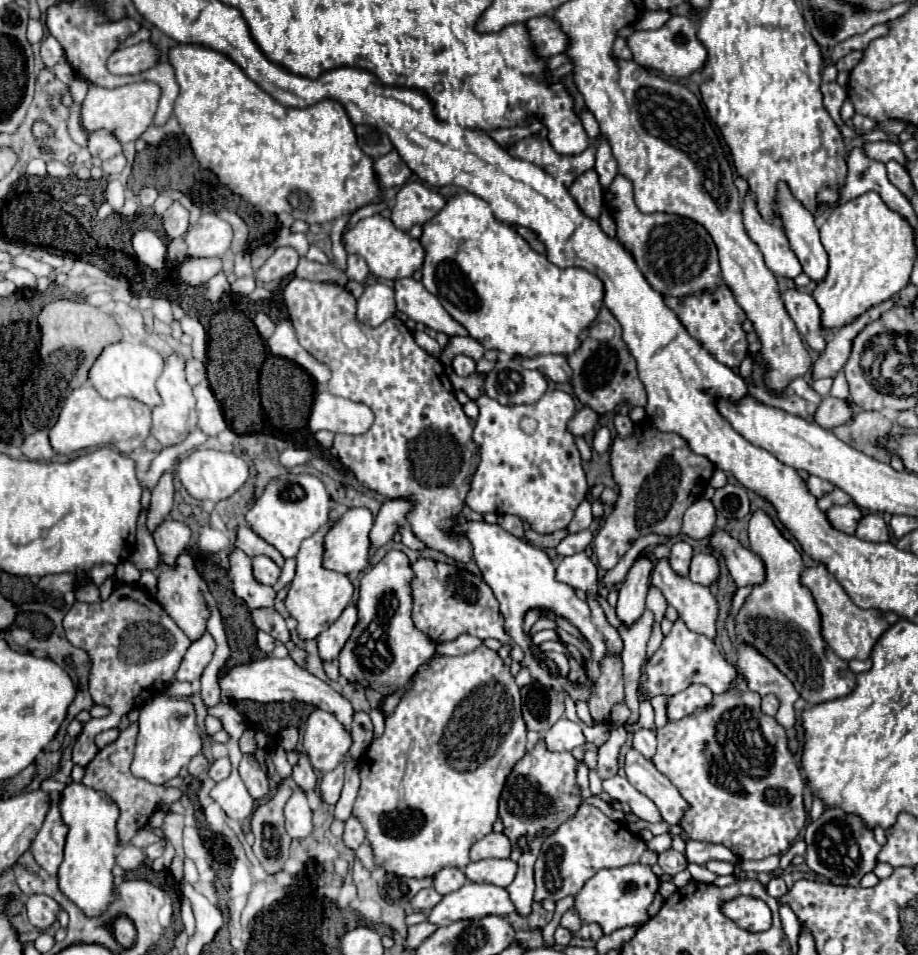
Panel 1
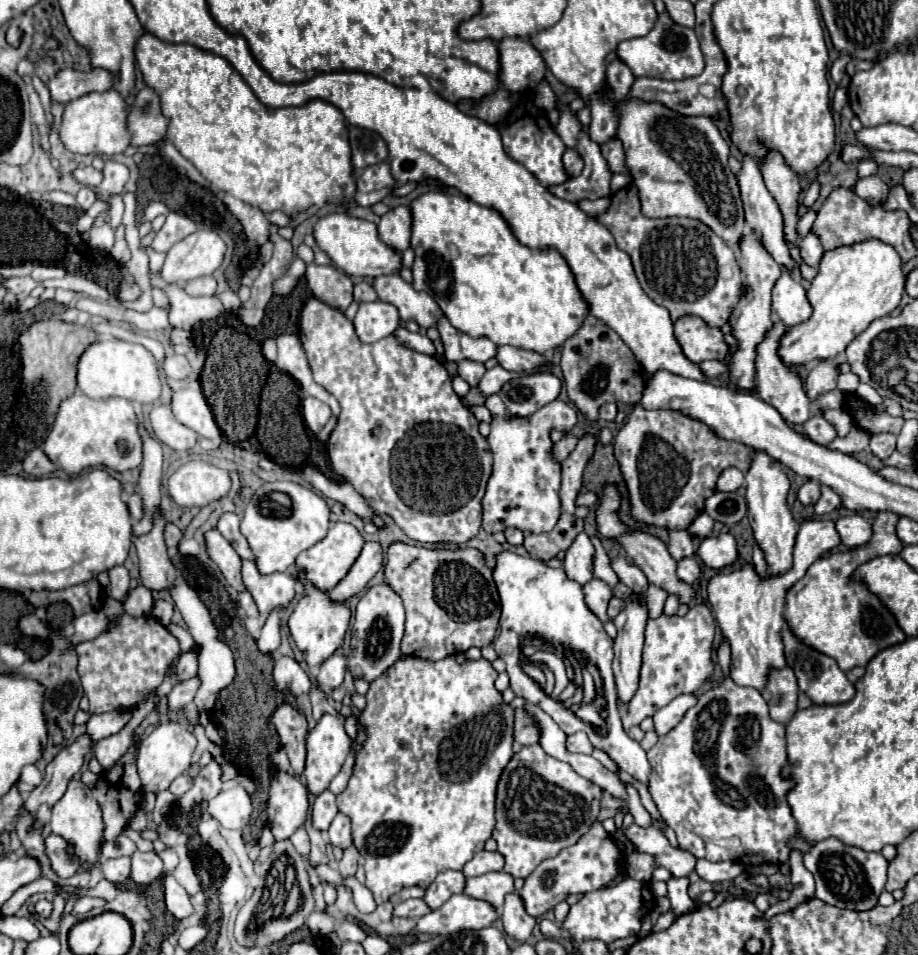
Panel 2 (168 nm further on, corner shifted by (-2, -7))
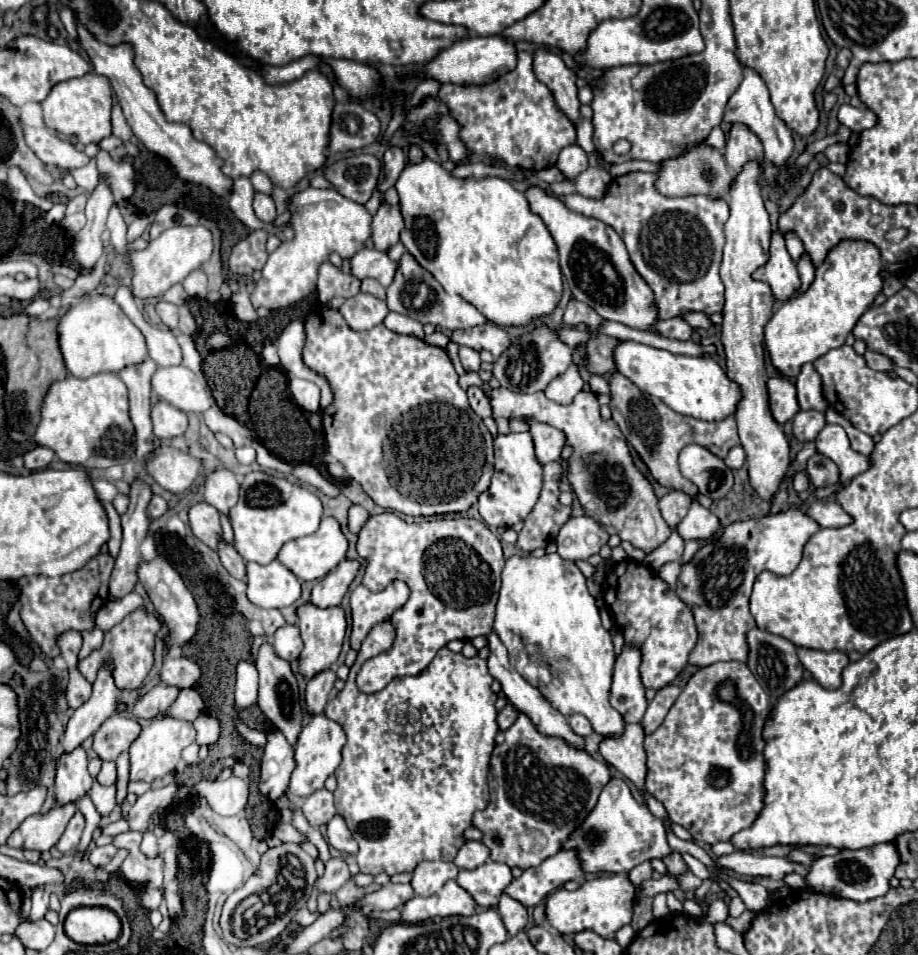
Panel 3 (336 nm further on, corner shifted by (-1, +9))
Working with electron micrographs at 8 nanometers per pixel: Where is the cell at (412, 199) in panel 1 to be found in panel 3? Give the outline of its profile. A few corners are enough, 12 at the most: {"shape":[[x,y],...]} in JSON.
{"shape":[[383,204],[371,222],[375,250],[387,252],[399,242],[403,216]]}

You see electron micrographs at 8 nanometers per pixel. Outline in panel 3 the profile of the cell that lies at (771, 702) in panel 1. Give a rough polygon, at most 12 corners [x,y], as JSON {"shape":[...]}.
{"shape":[[747,632],[747,666],[773,702],[805,668],[787,638]]}

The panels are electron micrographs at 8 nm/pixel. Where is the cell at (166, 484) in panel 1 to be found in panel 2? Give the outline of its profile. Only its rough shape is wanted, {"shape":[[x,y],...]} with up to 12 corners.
{"shape":[[152,518],[152,532],[136,536],[140,580],[150,590],[166,590],[176,570],[164,544],[168,520]]}

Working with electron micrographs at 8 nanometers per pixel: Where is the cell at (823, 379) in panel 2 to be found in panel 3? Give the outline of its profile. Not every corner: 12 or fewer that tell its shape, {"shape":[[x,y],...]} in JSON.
{"shape":[[811,362],[795,378],[801,410],[825,414],[829,406],[821,392],[821,376]]}

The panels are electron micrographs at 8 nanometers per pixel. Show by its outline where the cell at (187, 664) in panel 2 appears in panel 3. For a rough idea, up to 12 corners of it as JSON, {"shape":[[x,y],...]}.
{"shape":[[165,658],[161,682],[191,688],[199,666],[189,658]]}

